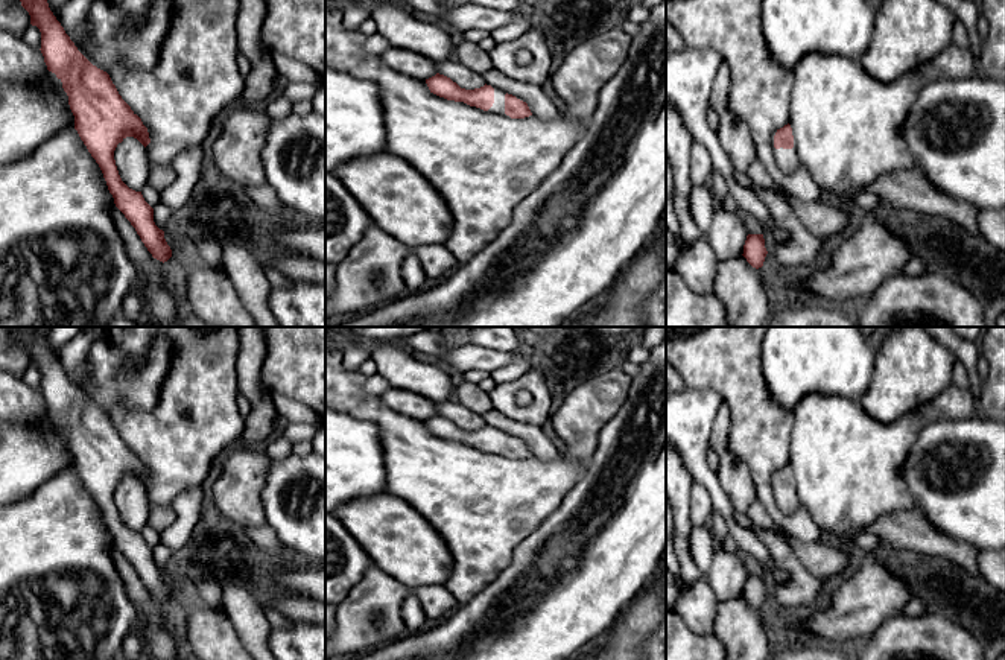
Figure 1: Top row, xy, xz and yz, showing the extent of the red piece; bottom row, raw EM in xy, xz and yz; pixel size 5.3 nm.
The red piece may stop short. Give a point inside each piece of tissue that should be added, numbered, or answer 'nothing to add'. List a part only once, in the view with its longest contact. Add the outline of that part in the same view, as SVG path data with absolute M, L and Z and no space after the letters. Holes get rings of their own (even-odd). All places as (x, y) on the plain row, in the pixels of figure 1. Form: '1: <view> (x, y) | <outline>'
1: yz (788, 502) | M775 473L772 474L772 481L771 481L771 490L772 490L772 494L774 494L774 500L775 500L777 506L781 512L792 514L801 506L801 503L798 500L798 494L794 488L792 490L783 490L783 488L775 490L774 488Z

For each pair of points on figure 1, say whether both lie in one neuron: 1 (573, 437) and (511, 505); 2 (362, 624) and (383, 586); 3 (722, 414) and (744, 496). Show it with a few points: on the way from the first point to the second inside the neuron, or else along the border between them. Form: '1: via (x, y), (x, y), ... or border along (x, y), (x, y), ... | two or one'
1: border along (563, 453), (586, 467) | two
2: via (371, 615), (379, 595) | one
3: via (721, 434), (721, 449), (735, 476) | one

